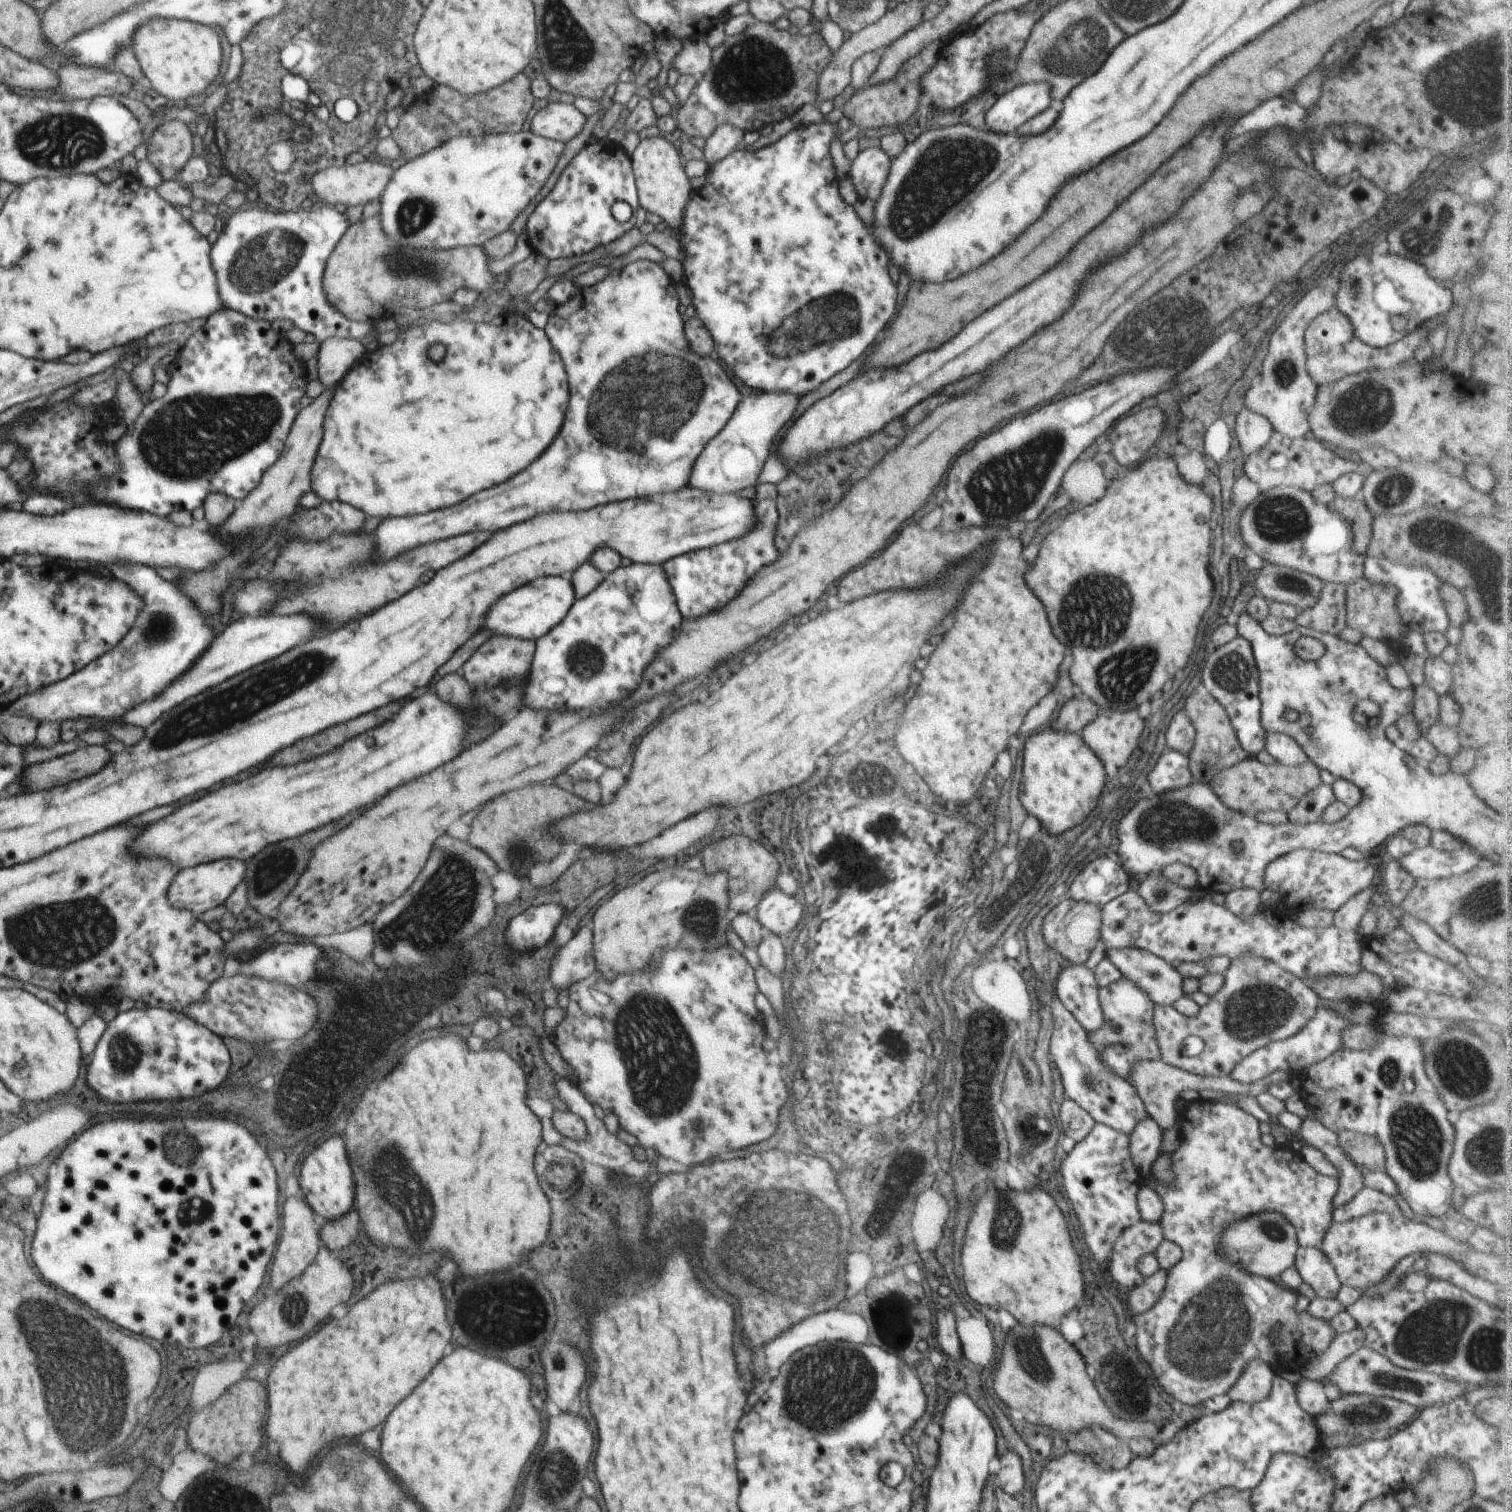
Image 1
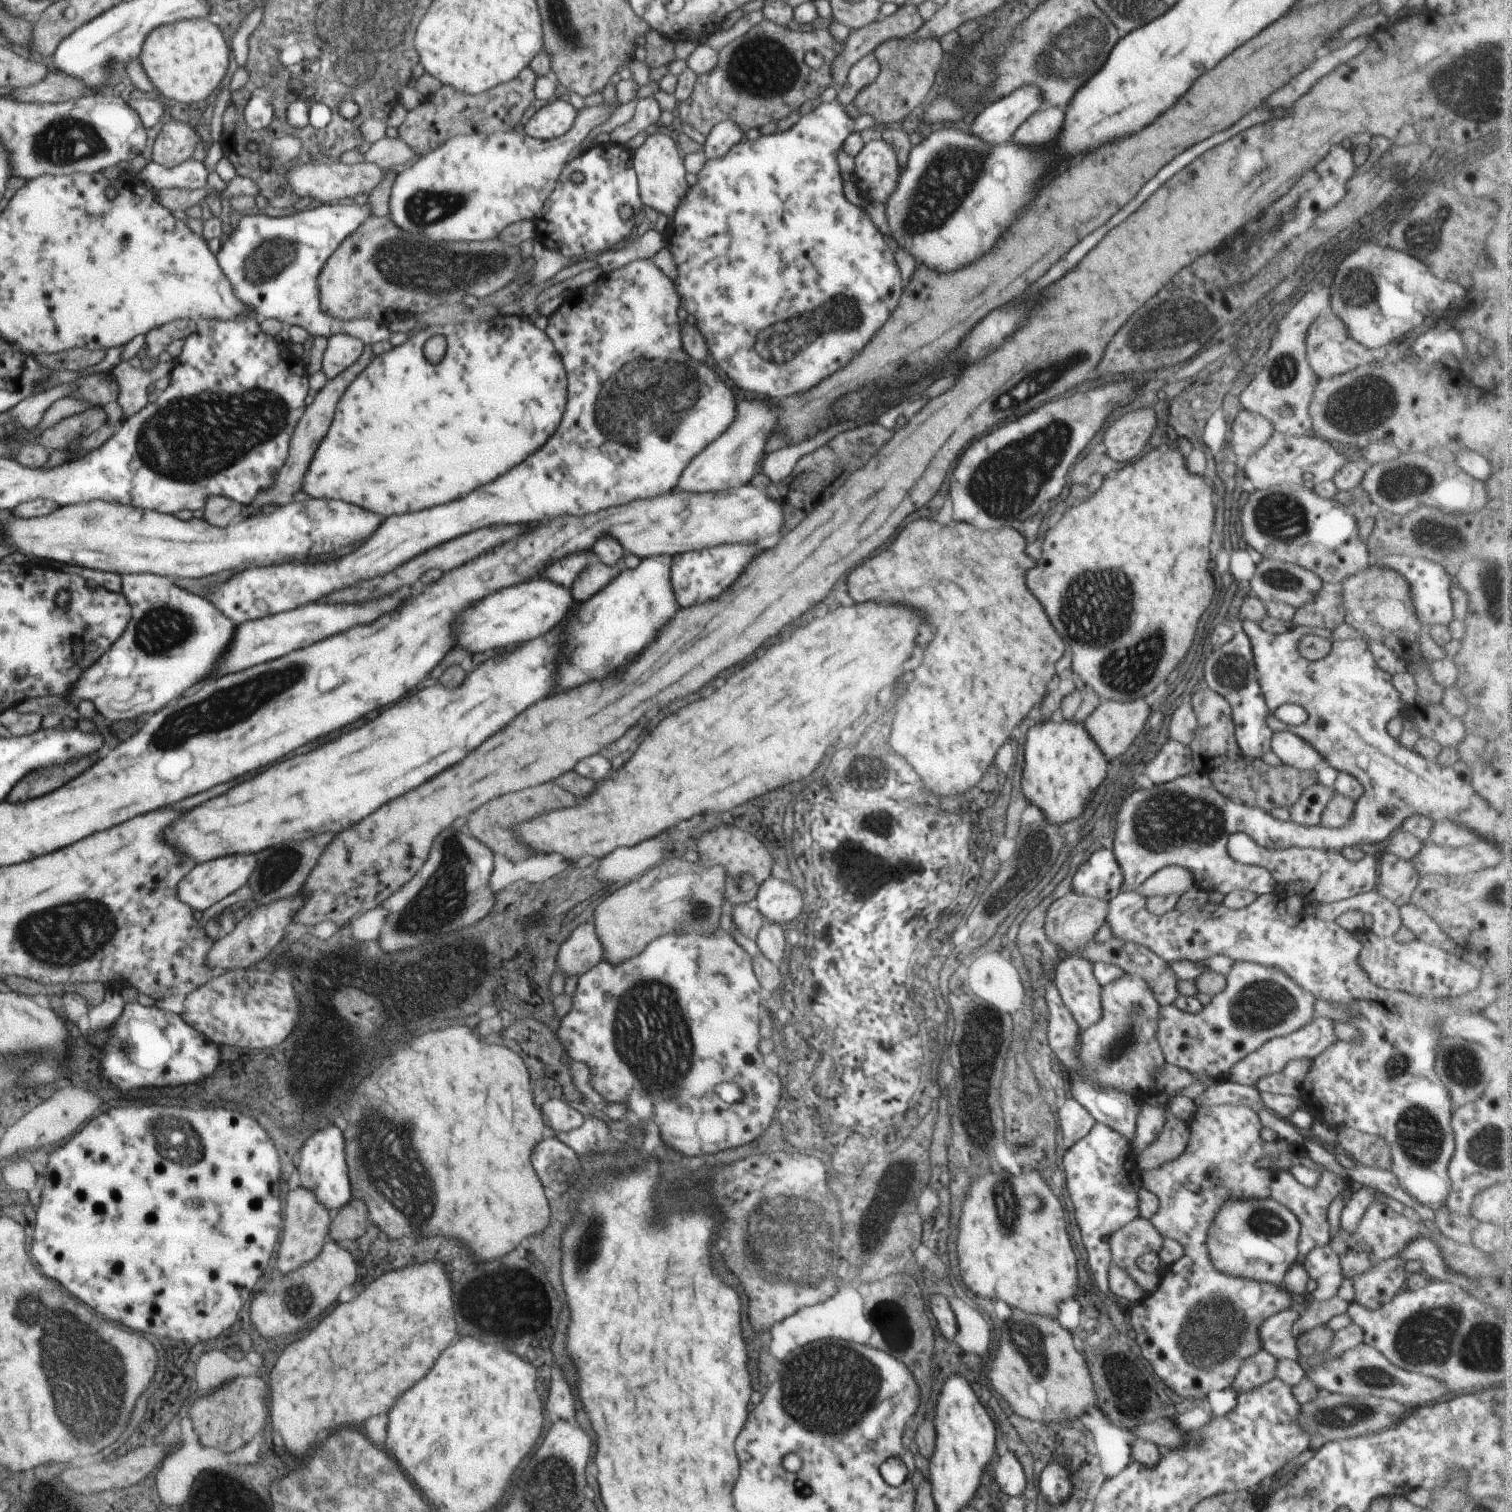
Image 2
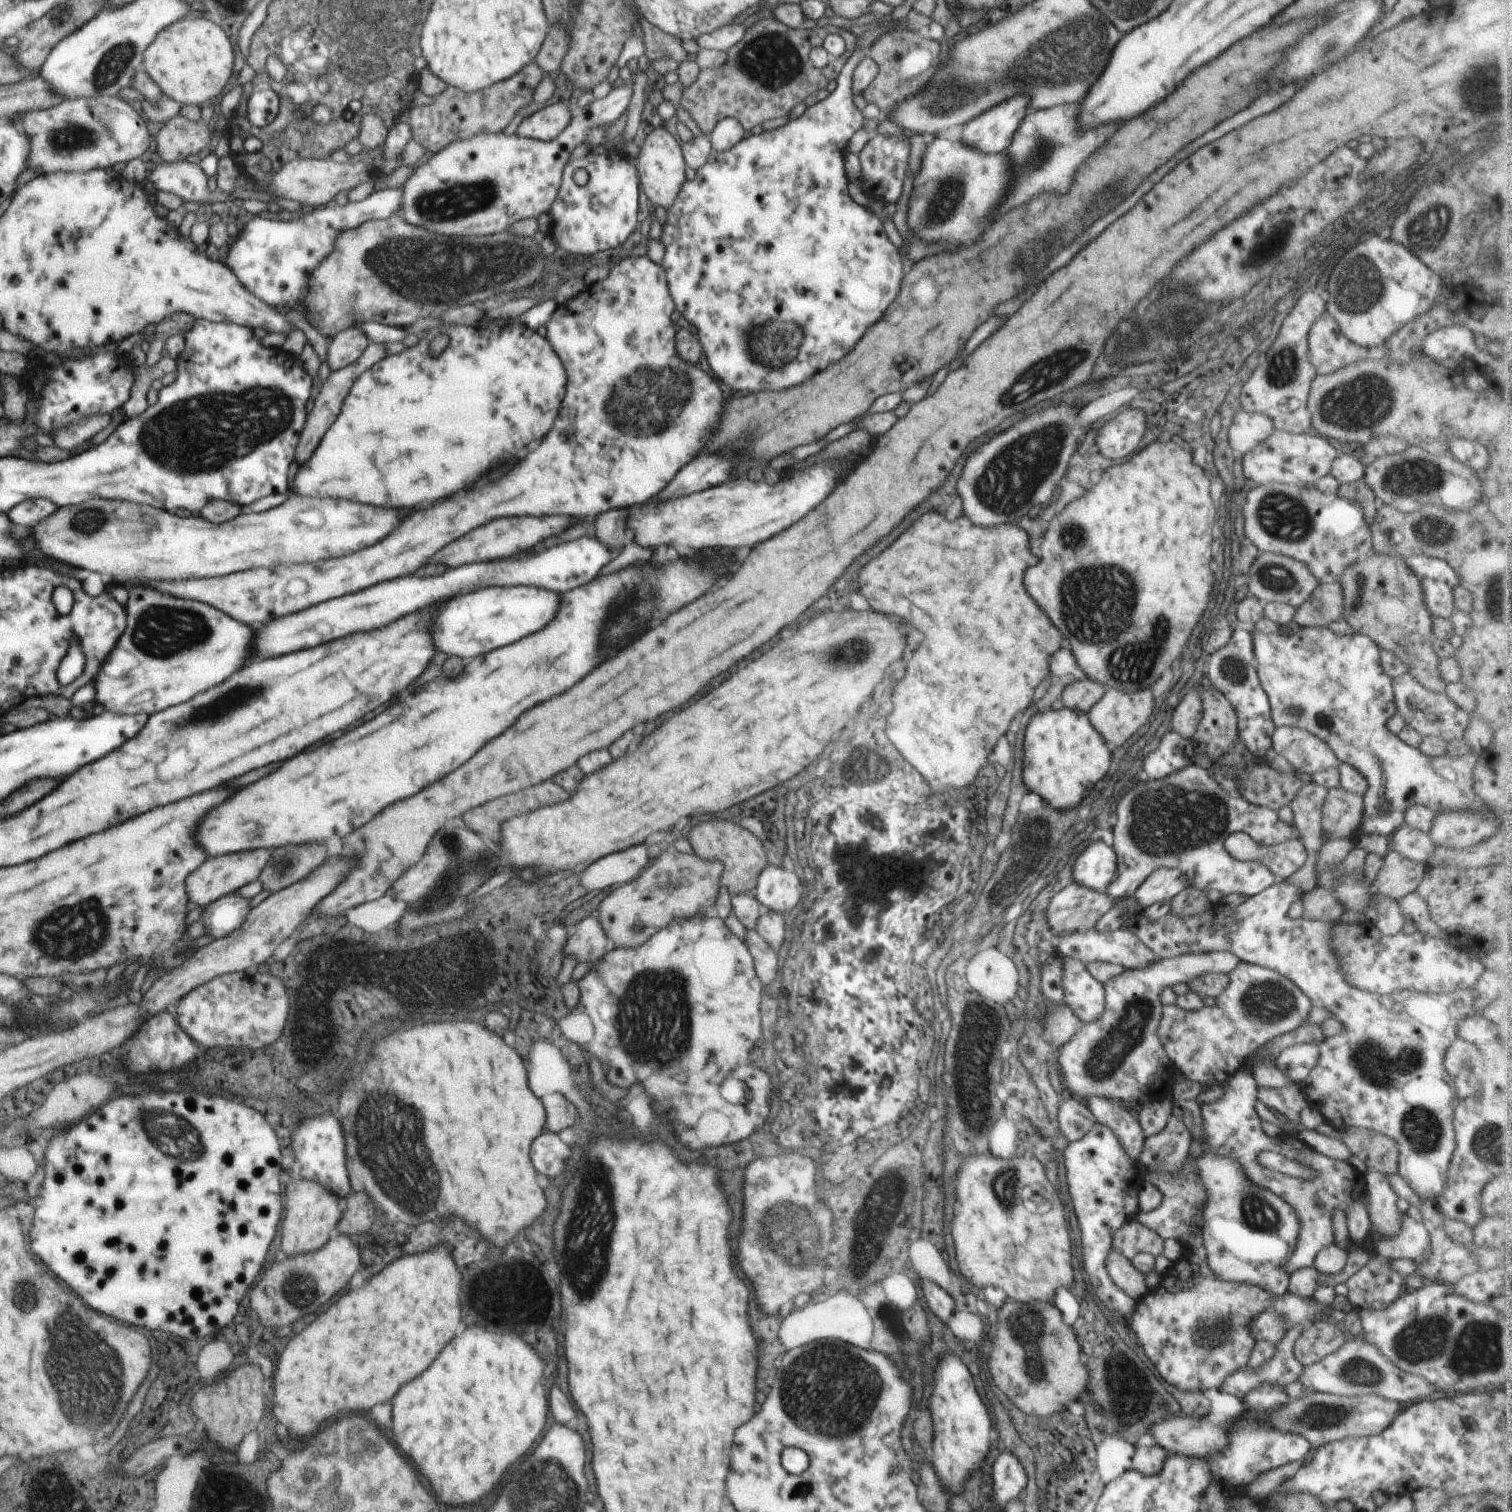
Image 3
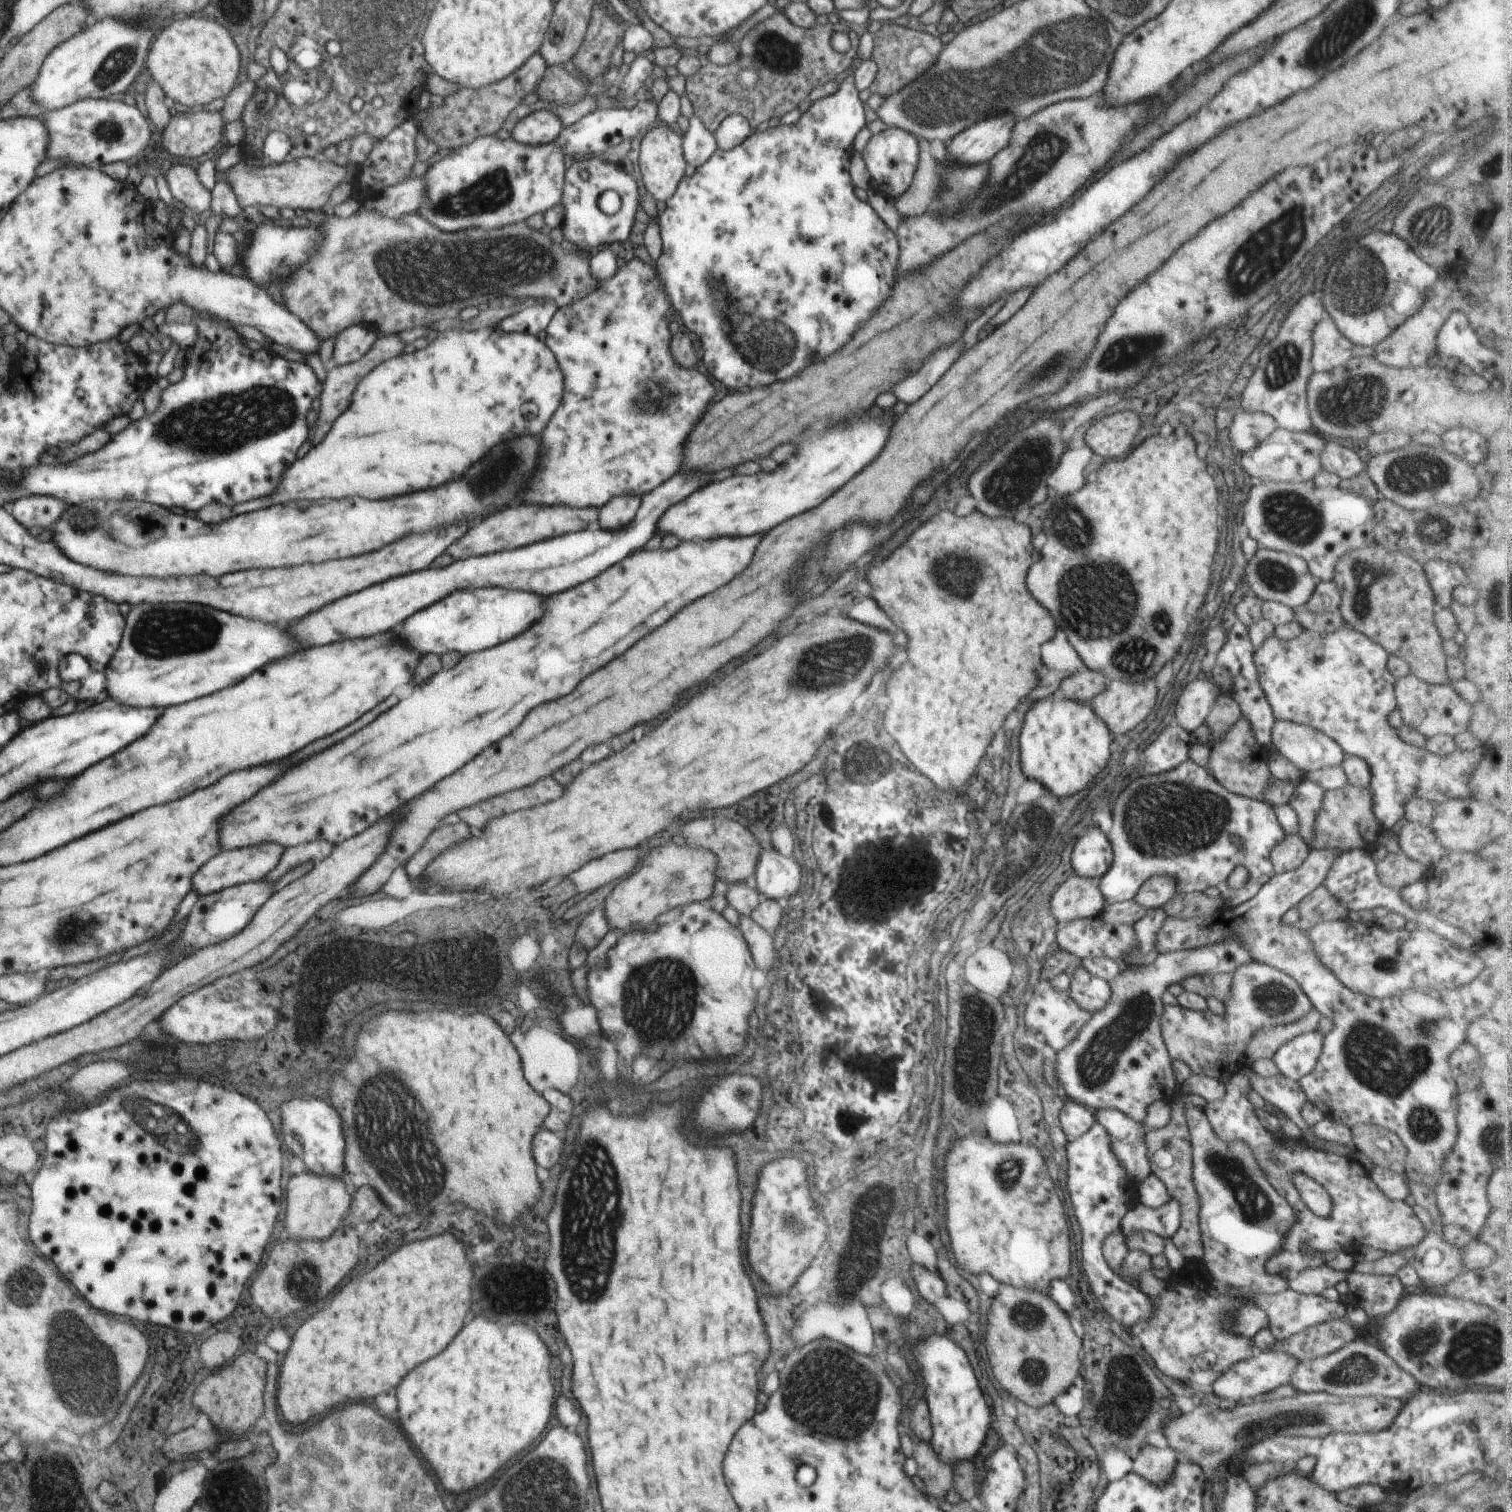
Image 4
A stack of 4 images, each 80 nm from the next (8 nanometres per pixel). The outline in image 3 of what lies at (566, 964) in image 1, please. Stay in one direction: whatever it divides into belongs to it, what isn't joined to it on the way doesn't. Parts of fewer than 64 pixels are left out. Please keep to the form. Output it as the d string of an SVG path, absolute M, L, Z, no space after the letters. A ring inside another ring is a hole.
M596 914L584 918L575 924L574 928L569 931L568 939L562 945L562 953L564 956L572 956L577 962L597 962L599 961L610 949L606 944L607 936L602 930Z

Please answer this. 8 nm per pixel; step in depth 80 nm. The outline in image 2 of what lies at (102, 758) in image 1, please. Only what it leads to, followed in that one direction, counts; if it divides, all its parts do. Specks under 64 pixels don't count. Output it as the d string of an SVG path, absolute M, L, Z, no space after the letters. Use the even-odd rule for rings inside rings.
M92 754L90 758L78 758L78 762L70 762L70 766L50 766L50 770L34 770L30 778L24 778L18 782L18 790L10 794L10 802L24 802L30 798L38 798L46 792L52 792L60 786L64 786L68 780L76 778L90 766L98 762L98 756Z

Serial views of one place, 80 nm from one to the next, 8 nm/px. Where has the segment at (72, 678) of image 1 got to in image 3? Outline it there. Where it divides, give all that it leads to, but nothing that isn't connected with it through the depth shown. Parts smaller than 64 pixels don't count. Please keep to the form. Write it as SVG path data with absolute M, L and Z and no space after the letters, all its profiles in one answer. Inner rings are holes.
M138 585L128 591L130 602L130 630L126 630L126 638L118 641L116 648L110 652L108 660L98 670L98 676L93 678L95 697L110 711L119 715L152 714L166 710L174 704L190 700L194 694L204 692L226 680L230 674L240 670L252 646L252 630L246 624L240 624L226 616L224 612L186 598L176 598L164 592L158 592L154 587Z

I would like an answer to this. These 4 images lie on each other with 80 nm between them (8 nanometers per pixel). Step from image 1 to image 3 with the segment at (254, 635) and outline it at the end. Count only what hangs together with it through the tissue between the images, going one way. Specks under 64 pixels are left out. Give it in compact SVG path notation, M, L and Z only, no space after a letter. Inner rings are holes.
M582 538L572 544L560 544L548 550L542 550L538 554L528 554L528 558L516 558L510 562L484 562L484 564L472 564L472 566L462 566L456 568L444 576L438 578L418 578L418 576L408 576L408 578L398 578L392 582L382 582L378 586L372 586L368 590L362 590L358 594L348 594L342 598L328 600L324 604L312 606L308 610L282 616L276 622L270 622L268 626L258 628L258 642L256 654L252 660L266 660L266 658L276 658L294 650L302 648L312 648L322 642L336 640L338 636L348 636L354 632L366 632L370 628L380 628L390 624L390 620L406 616L422 606L430 606L432 602L438 602L442 598L450 598L452 594L458 594L462 590L472 590L472 588L484 588L484 586L542 586L546 590L556 590L556 592L566 592L572 588L578 588L586 584L588 580L594 580L596 572L600 572L600 566L608 562L610 552L602 548L594 538Z

